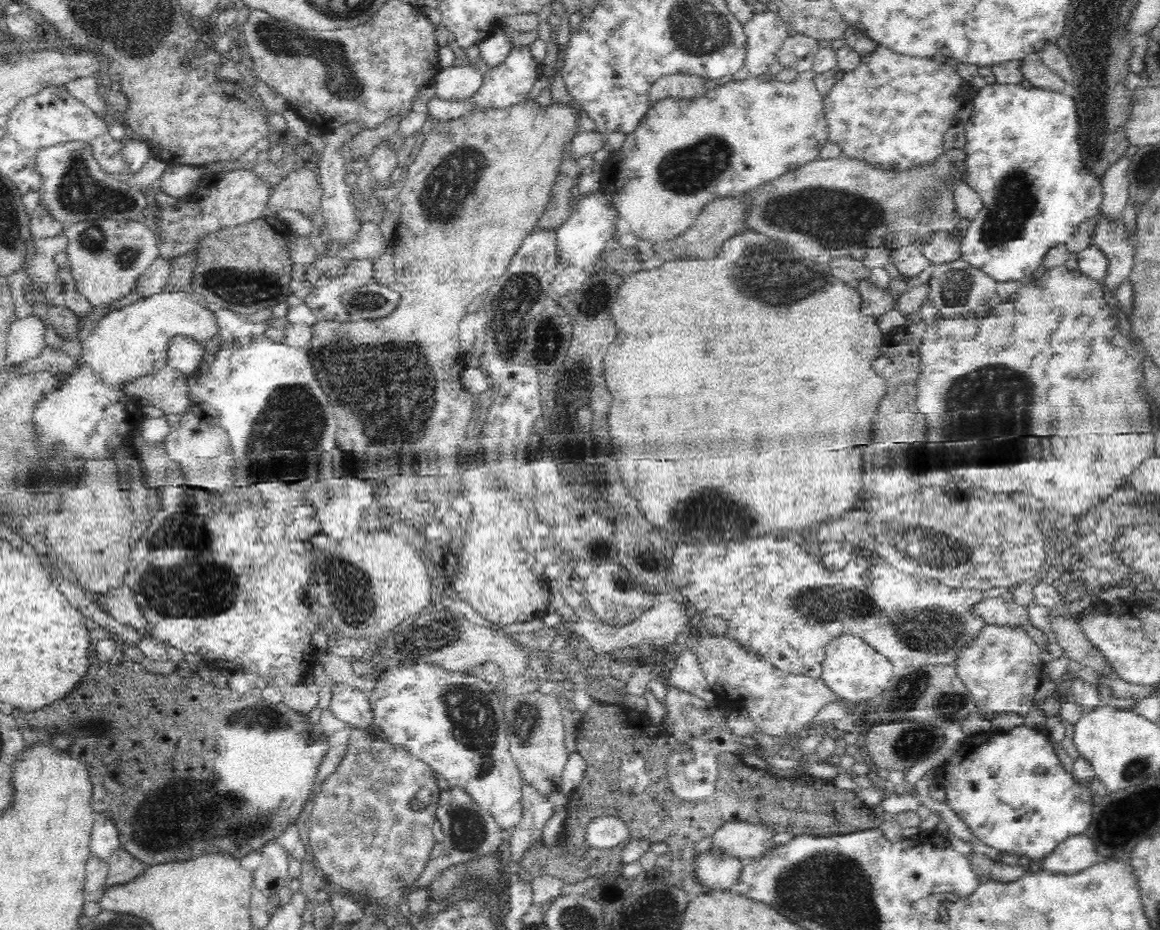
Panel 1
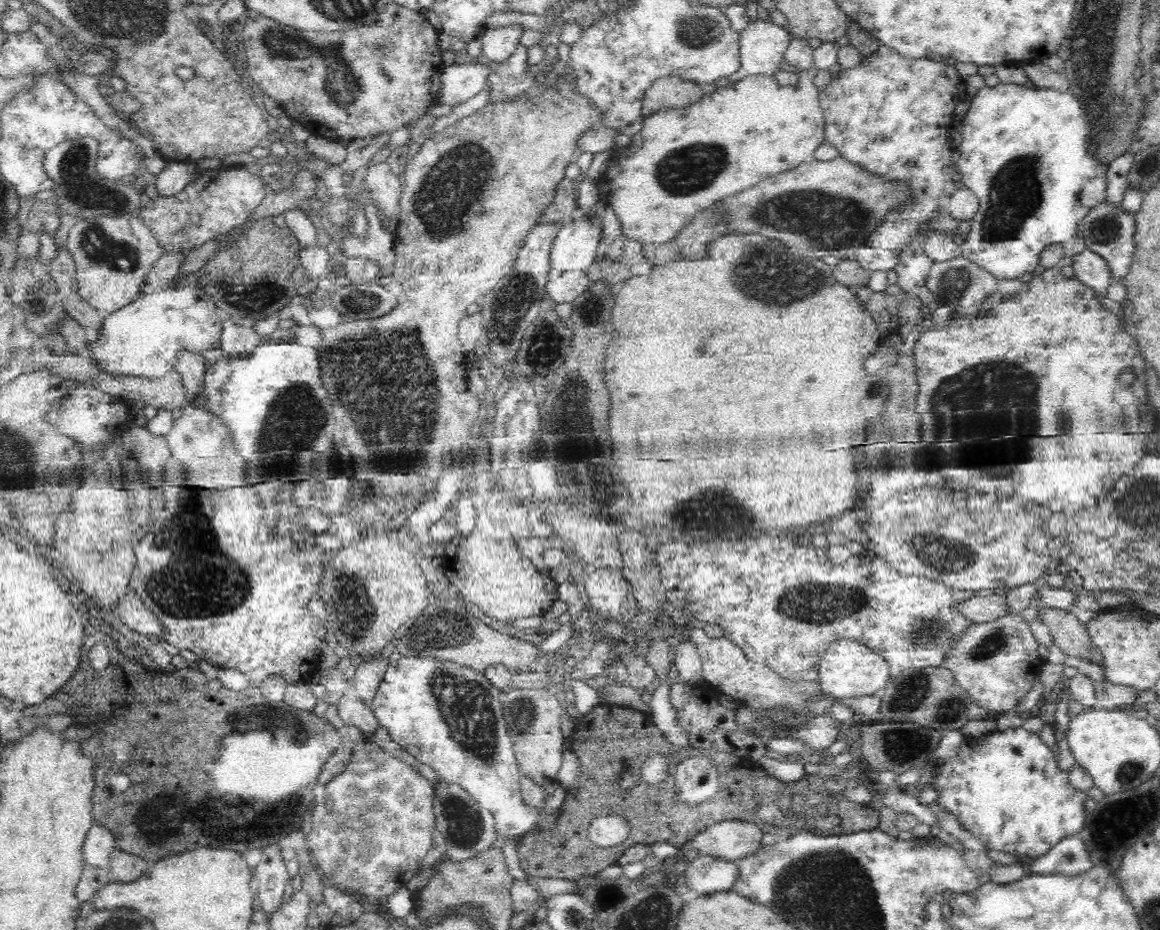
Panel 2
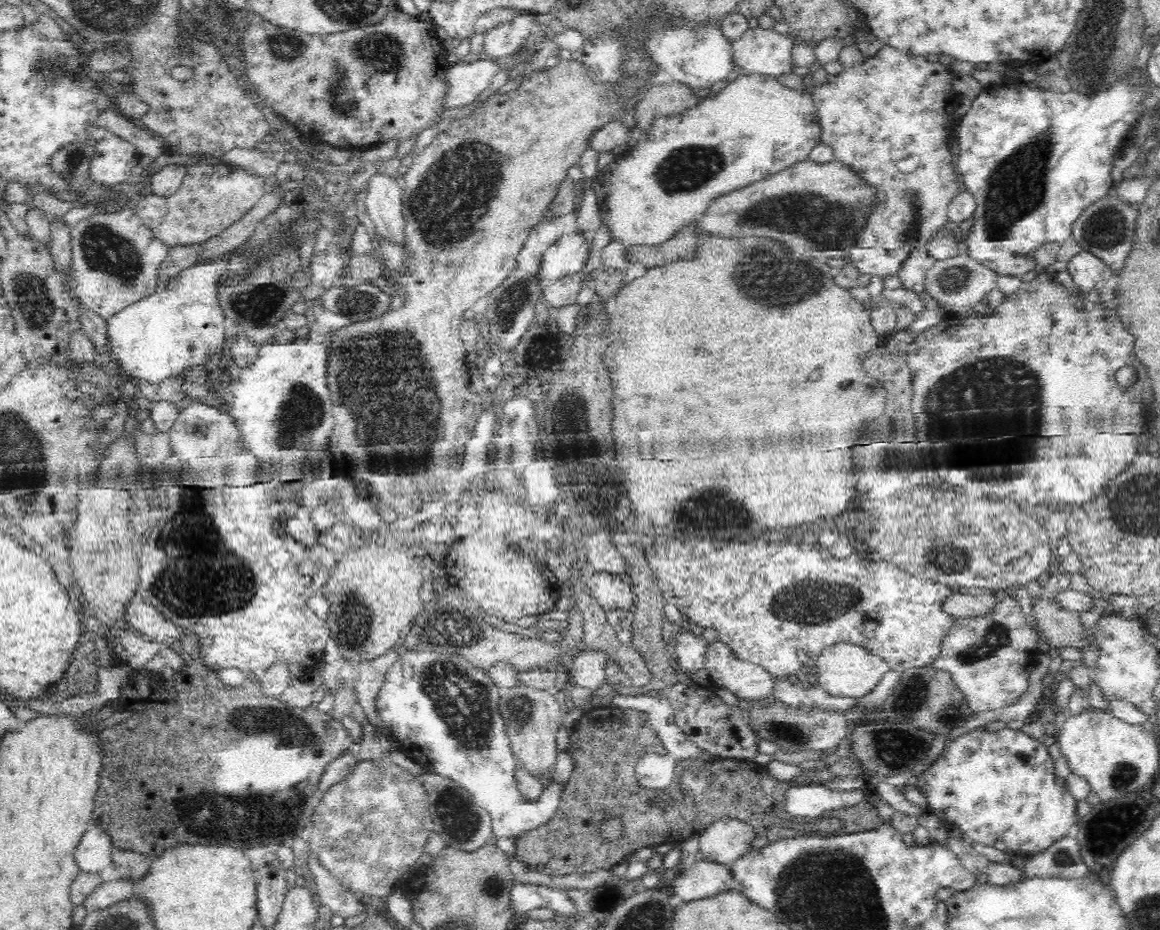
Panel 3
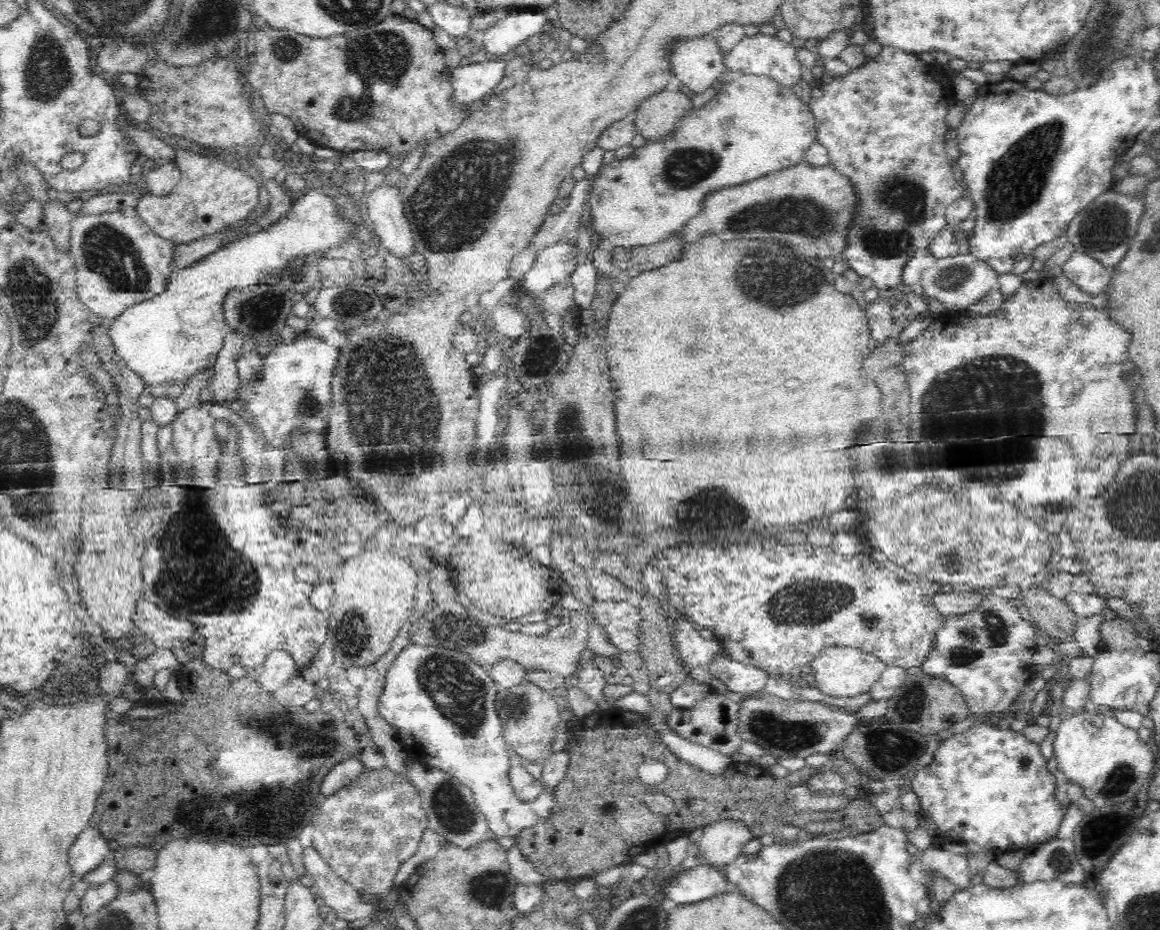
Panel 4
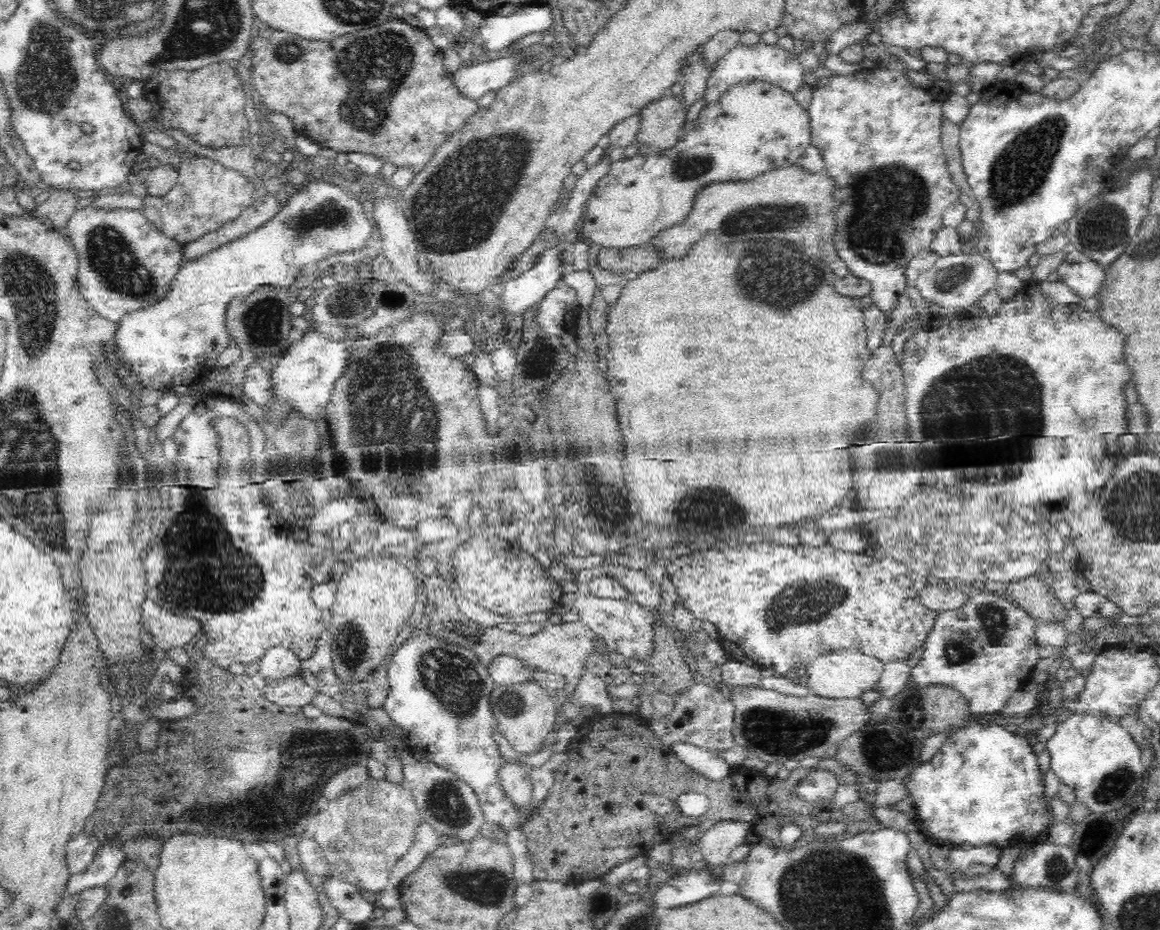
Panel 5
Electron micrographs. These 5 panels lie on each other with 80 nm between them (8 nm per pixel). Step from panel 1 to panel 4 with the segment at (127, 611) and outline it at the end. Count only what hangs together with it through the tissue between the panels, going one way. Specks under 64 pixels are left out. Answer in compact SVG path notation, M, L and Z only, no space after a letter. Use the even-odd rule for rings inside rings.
M144 597L136 601L132 623L139 636L148 638L158 648L174 649L196 631L192 623L170 617Z

